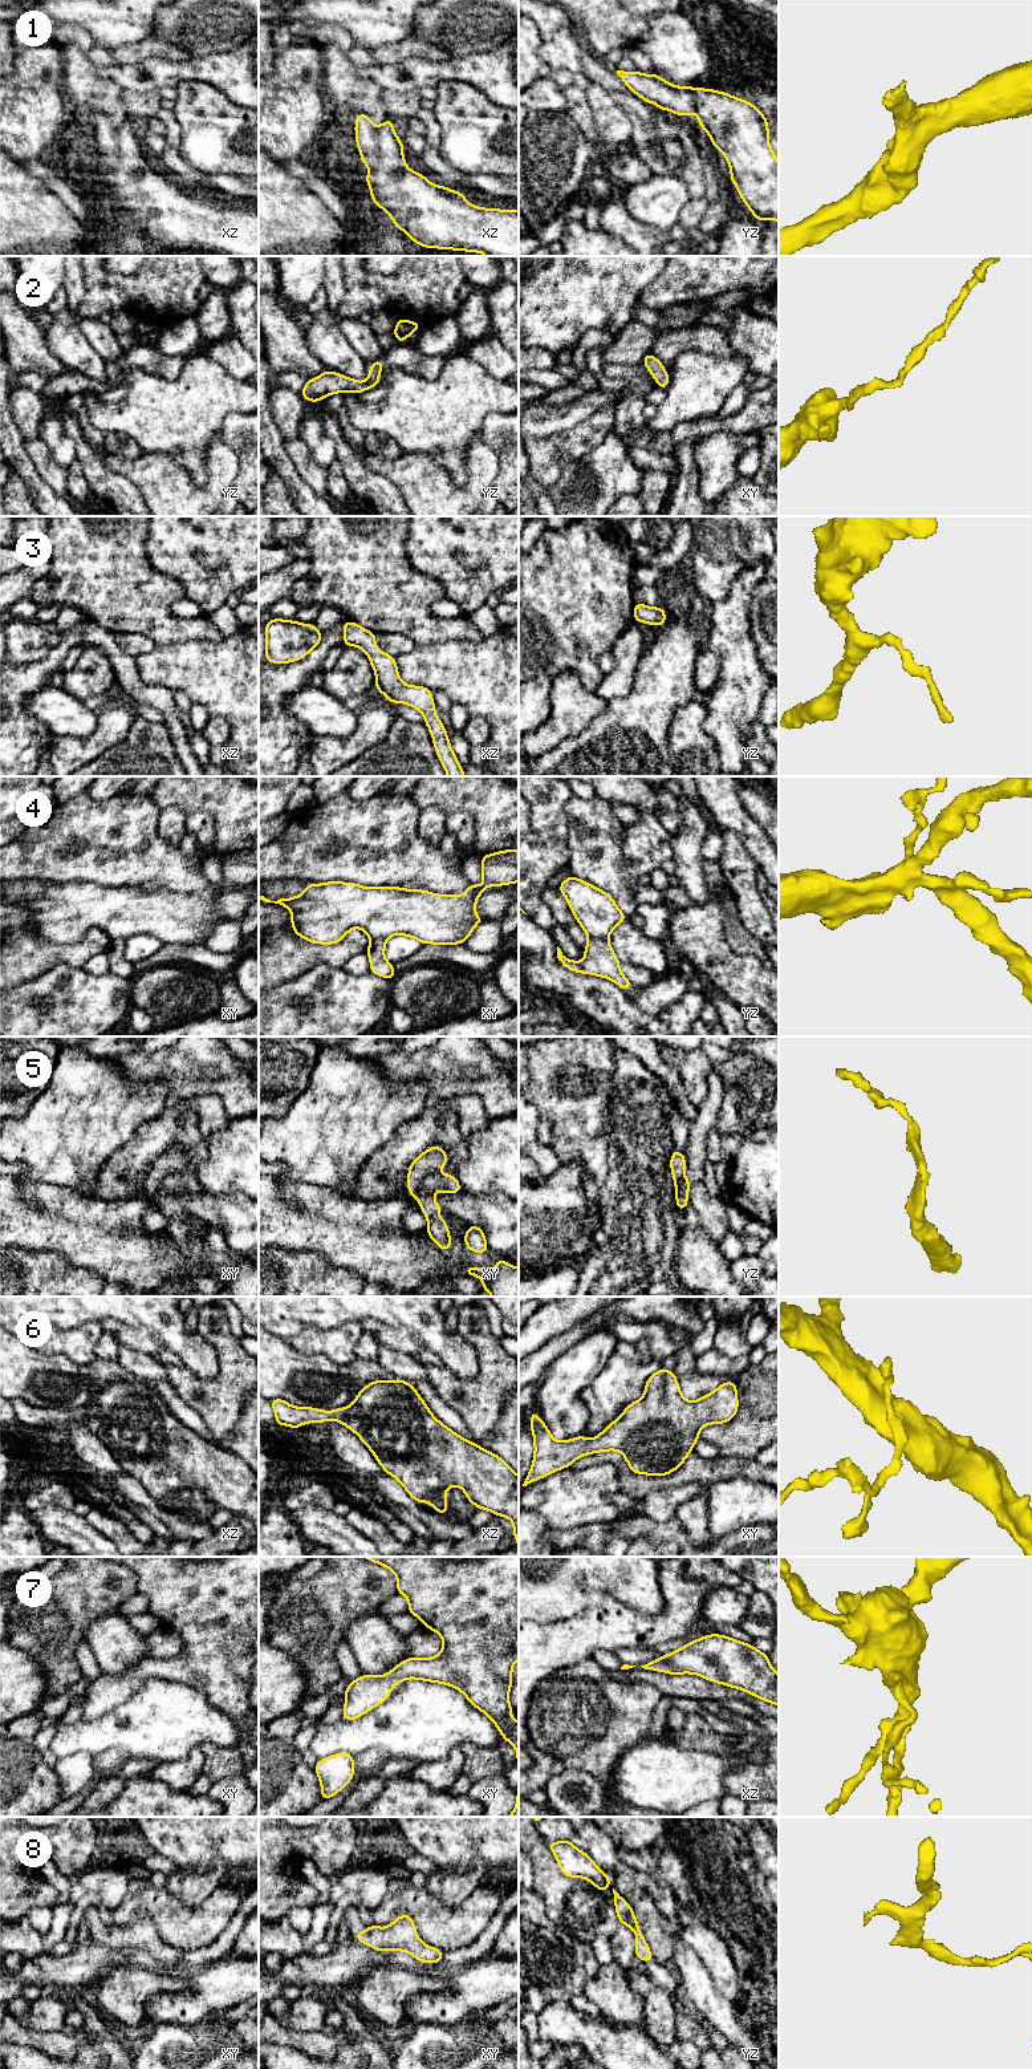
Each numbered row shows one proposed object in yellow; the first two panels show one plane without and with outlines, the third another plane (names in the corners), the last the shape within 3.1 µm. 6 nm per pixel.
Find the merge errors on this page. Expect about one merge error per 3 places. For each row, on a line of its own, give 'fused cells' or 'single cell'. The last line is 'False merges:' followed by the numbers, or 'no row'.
1: single cell
2: single cell
3: single cell
4: fused cells
5: fused cells
6: single cell
7: single cell
8: single cell
False merges: 4, 5

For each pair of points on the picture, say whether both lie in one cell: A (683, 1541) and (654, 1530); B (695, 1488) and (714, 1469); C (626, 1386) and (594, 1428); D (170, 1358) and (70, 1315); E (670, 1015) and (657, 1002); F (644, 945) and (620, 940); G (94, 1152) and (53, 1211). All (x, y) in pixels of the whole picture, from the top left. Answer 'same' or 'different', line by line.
A: same
B: different
C: same
D: different
E: different
F: same
G: different

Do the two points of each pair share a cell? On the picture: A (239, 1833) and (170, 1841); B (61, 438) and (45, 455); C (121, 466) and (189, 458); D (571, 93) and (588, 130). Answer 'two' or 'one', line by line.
A: one
B: two
C: two
D: one

